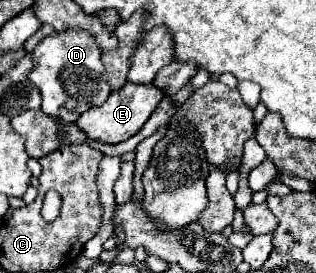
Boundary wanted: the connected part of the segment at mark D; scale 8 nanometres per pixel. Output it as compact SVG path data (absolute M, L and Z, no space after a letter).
M54 31L36 45L32 51L32 61L34 69L28 73L28 79L40 89L40 109L50 117L60 117L66 123L78 121L86 109L100 105L110 95L110 85L100 79L100 49L94 37L86 31Z

